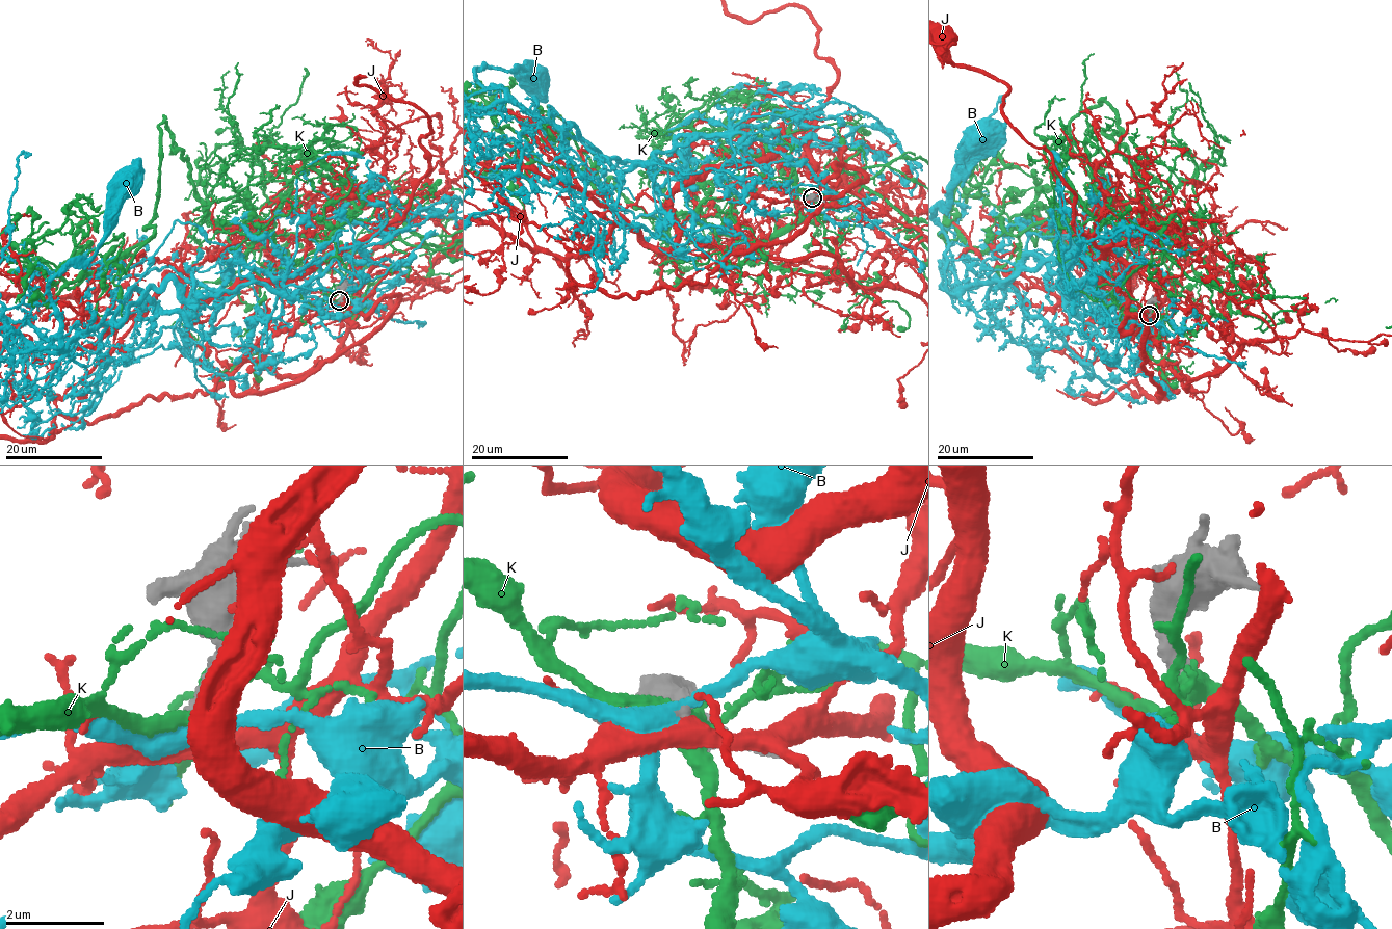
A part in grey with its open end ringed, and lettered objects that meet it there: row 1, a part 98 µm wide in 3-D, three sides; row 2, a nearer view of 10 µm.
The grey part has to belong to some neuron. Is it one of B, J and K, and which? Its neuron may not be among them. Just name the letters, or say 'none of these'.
B

